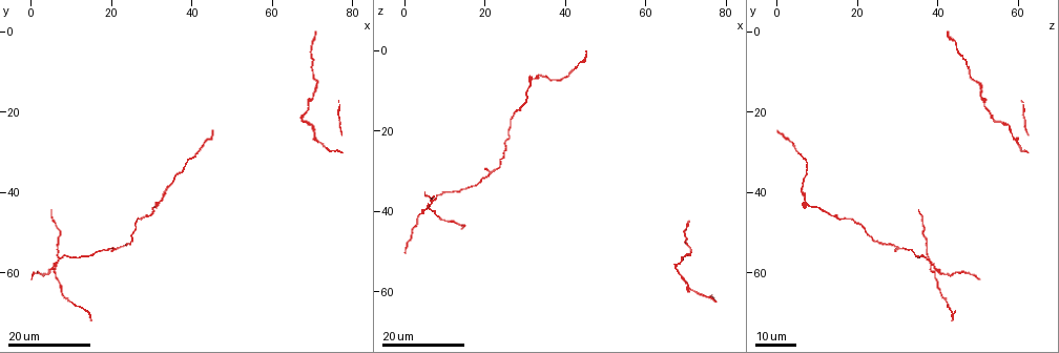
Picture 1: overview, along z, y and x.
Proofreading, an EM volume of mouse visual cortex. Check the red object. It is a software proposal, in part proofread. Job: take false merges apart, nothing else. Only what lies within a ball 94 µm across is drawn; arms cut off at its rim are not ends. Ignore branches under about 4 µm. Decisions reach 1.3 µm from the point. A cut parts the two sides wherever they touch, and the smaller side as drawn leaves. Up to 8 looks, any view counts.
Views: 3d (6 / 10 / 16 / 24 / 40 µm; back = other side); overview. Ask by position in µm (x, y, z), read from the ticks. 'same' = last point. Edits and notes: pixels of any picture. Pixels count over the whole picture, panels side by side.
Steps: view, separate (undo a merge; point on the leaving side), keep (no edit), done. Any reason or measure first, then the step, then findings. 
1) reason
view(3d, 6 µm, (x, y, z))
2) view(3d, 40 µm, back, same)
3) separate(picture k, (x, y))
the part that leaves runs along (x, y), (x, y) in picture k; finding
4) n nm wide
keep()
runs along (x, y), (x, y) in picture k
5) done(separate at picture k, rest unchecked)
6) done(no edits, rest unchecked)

calibre changes
view(3d, 24 µm, (68.0, 22.5, 55.5))

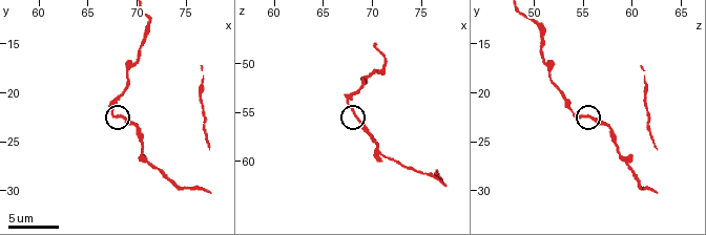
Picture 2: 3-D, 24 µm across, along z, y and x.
view(3d, 6 µm, (68.4, 22.6, 55.2))

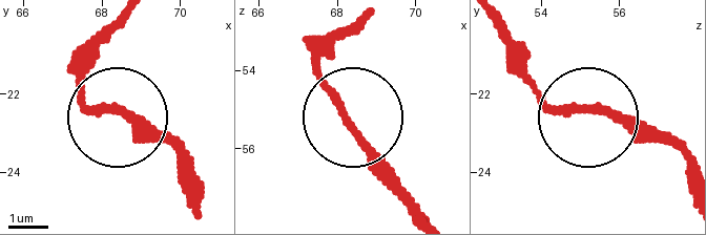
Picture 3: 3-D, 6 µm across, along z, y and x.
180 nm wide
keep()
one cell here

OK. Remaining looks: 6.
calibre changes
view(3d, 24 µm, (31.0, 43.5, 8.0))

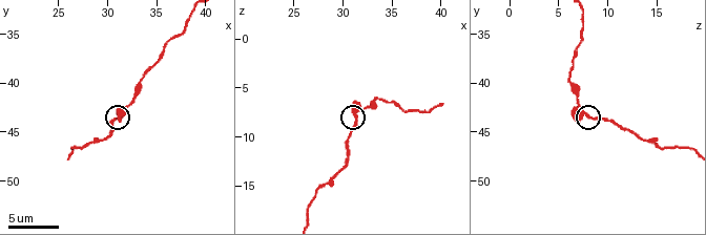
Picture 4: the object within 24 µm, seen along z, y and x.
view(3d, 10 µm, (31.4, 43.6, 8.2))

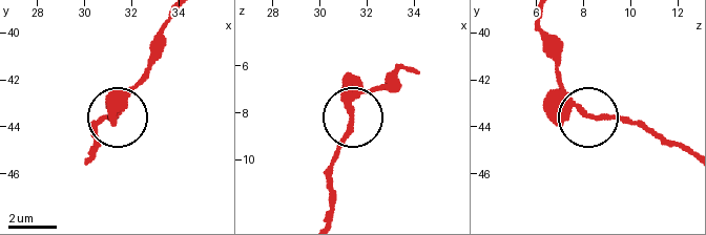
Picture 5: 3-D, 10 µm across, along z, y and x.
keep()
runs along (415, 73), (399, 69), (360, 95), (353, 132), (331, 172) in picture 5; one cell here

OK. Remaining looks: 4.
three arms meet
view(3d, 24 µm, (7.0, 56.0, 37.5))

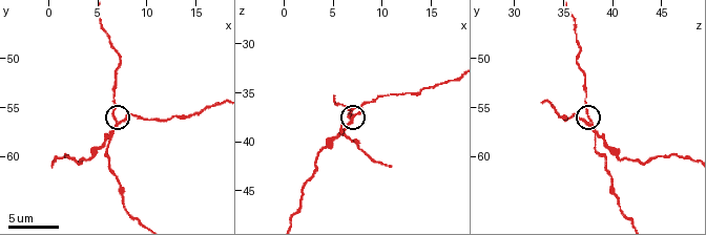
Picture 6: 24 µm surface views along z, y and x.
view(3d, 10 µm, (6.6, 56.4, 37.6))

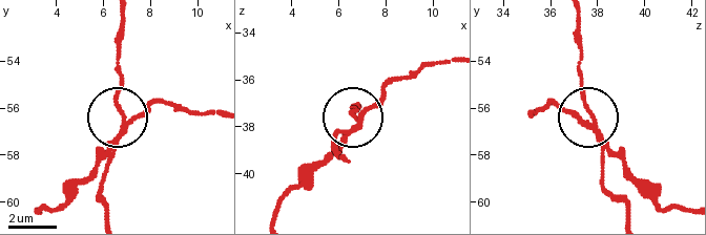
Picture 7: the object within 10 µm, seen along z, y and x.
separate(picture 7, (108, 168))
the part that leaves runs along (119, 135), (101, 191), (106, 217) in picture 7; a second cell is stuck on

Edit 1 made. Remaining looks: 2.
three-way junction
view(3d, 16 µm, (22.0, 54.0, 30.0))

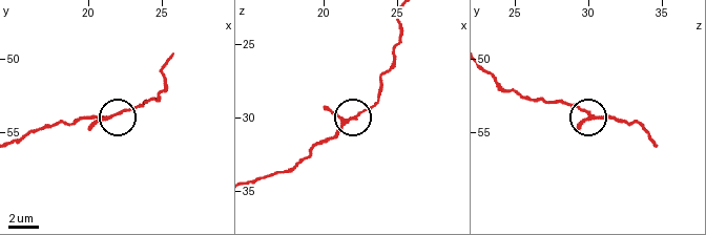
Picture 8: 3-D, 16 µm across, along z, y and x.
view(3d, 10 µm, (22.0, 53.6, 30.2))

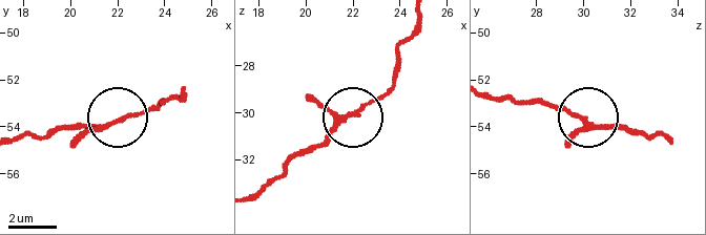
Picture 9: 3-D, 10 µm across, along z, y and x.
keep()
one cell here

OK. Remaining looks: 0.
done(separate at picture 7, rest unchecked)

